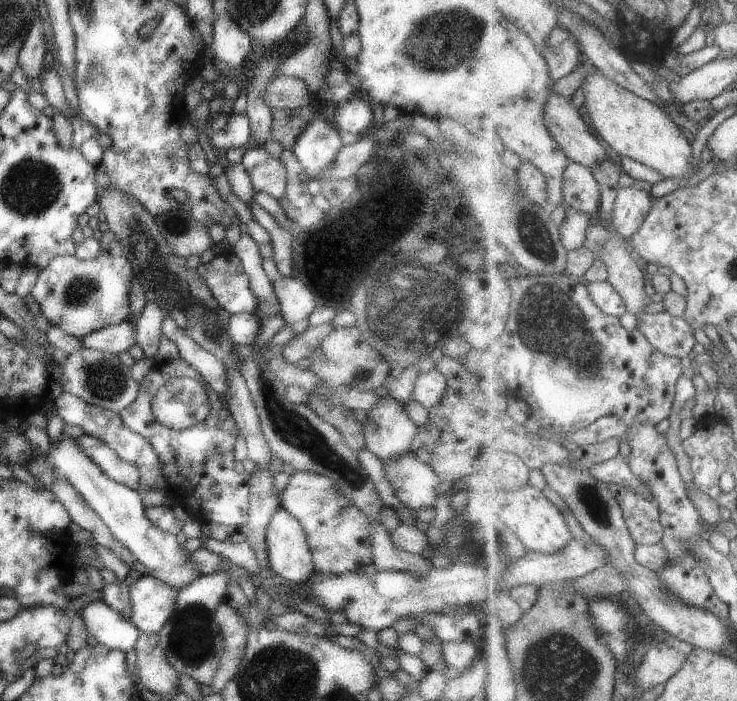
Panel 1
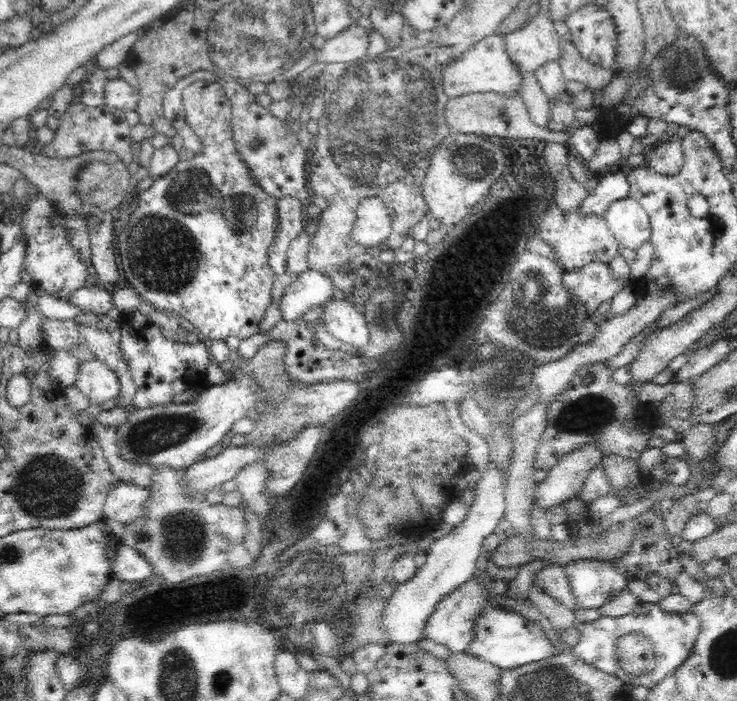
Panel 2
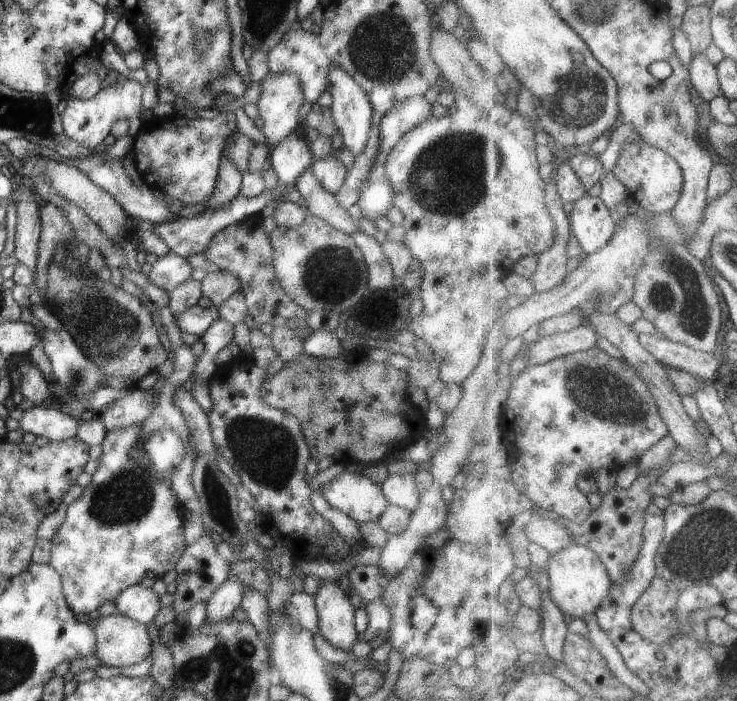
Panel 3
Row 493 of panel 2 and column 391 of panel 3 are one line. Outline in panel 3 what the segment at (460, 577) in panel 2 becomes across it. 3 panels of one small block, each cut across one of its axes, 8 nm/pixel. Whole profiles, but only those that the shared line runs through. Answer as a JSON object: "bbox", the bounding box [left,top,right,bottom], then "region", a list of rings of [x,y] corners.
{"bbox":[380,474,420,513],"region":[[[390,474],[380,485],[380,488],[390,505],[405,508],[411,513],[418,508],[420,493],[417,489],[414,474]]]}

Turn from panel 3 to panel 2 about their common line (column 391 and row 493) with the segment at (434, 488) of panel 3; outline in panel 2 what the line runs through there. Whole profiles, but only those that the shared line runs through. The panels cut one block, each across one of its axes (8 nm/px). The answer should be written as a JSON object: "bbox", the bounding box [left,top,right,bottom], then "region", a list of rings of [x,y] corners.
{"bbox":[535,442,603,510],"region":[[[589,442],[559,458],[548,477],[537,483],[535,502],[545,510],[579,496],[585,490],[587,477],[603,457],[600,447]]]}

